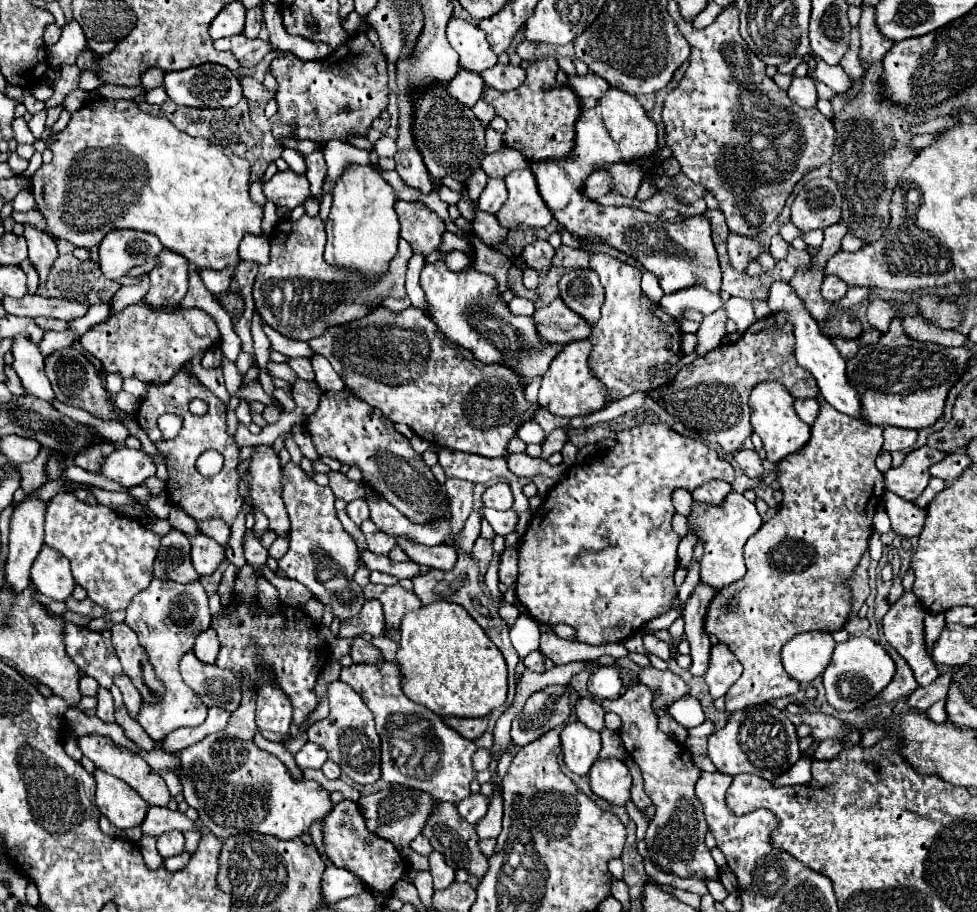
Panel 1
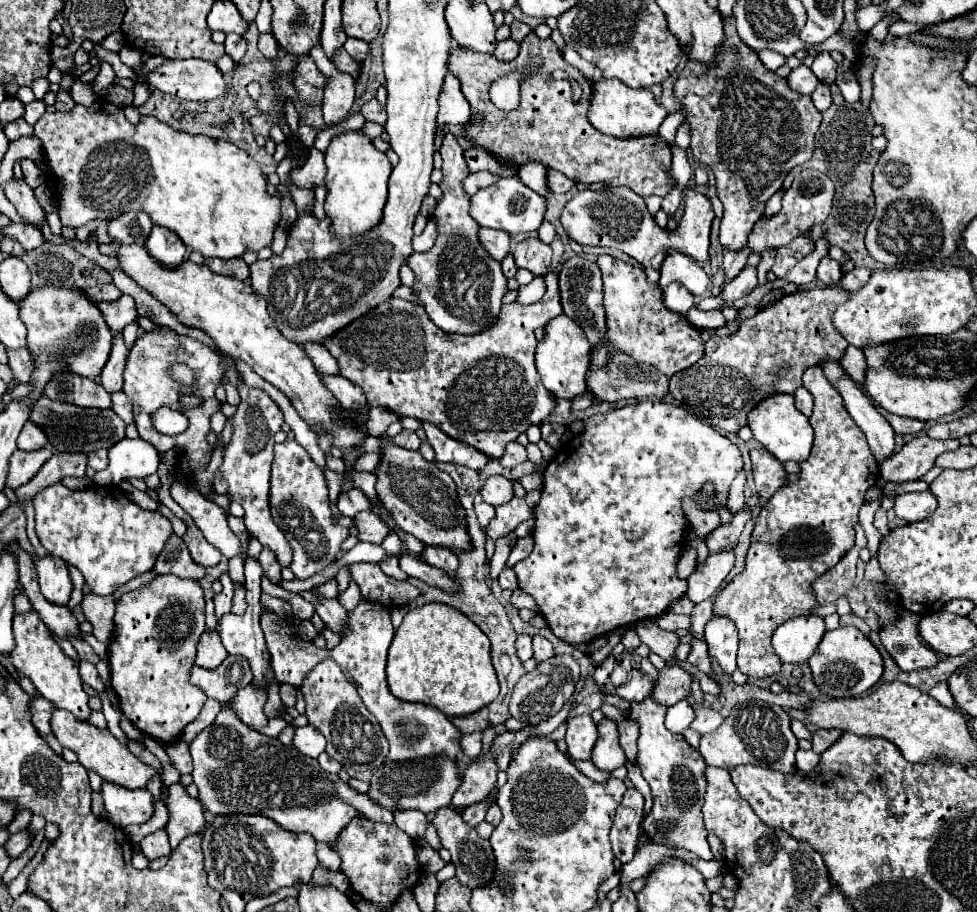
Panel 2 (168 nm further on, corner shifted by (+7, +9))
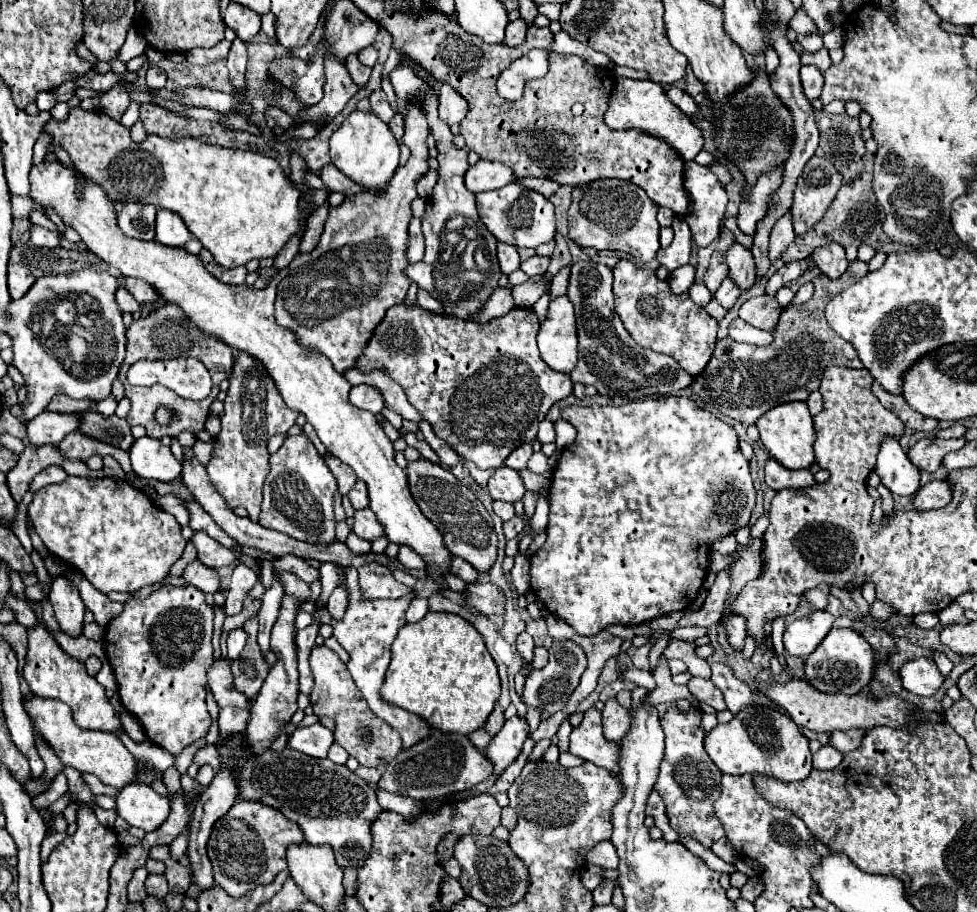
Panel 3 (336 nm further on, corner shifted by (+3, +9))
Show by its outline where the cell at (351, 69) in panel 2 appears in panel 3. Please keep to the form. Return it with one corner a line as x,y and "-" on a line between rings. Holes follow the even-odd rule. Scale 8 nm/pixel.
351,55
351,57
347,57
347,69
349,69
349,73
351,73
351,77
353,77
353,81
359,85
359,87
363,87
367,81
369,81
369,75
371,75
371,67
365,67
359,59
357,59
357,55

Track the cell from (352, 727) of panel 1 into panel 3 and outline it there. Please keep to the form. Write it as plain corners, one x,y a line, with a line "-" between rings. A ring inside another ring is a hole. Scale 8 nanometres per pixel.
325,645
313,647
309,663
315,679
311,689
311,707
315,715
327,715
335,721
335,743
365,767
387,765
393,761
401,751
399,733
369,709
365,697
361,697
361,691
353,685
353,679
349,677
349,671
345,669
345,663
339,659
339,655

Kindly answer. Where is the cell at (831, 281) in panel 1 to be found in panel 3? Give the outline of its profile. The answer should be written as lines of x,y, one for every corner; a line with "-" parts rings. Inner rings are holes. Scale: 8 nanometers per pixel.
837,243
815,249
813,259
815,259
815,265
821,269
821,273
825,273
829,279
839,279
849,265
845,259
845,249

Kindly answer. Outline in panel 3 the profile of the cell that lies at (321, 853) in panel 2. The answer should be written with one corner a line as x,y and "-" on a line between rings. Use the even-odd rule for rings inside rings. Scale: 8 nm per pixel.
345,867
343,869
345,877
343,877
343,887
347,895
355,895
355,887
357,887
357,869
355,867

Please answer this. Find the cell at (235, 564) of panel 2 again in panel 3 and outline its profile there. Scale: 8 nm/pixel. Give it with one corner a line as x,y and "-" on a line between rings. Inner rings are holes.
235,565
231,575
231,585
227,589
227,601
225,601
225,613
235,615
243,609
243,601
249,595
249,589
257,583
257,575
253,571
241,571
241,565

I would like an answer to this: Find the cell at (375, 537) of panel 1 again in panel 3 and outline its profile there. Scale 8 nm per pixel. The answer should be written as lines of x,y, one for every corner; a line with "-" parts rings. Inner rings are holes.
361,509
355,511
355,525
353,525
353,533
365,541
375,541
377,537
385,535
383,525
377,521
375,513
371,509

